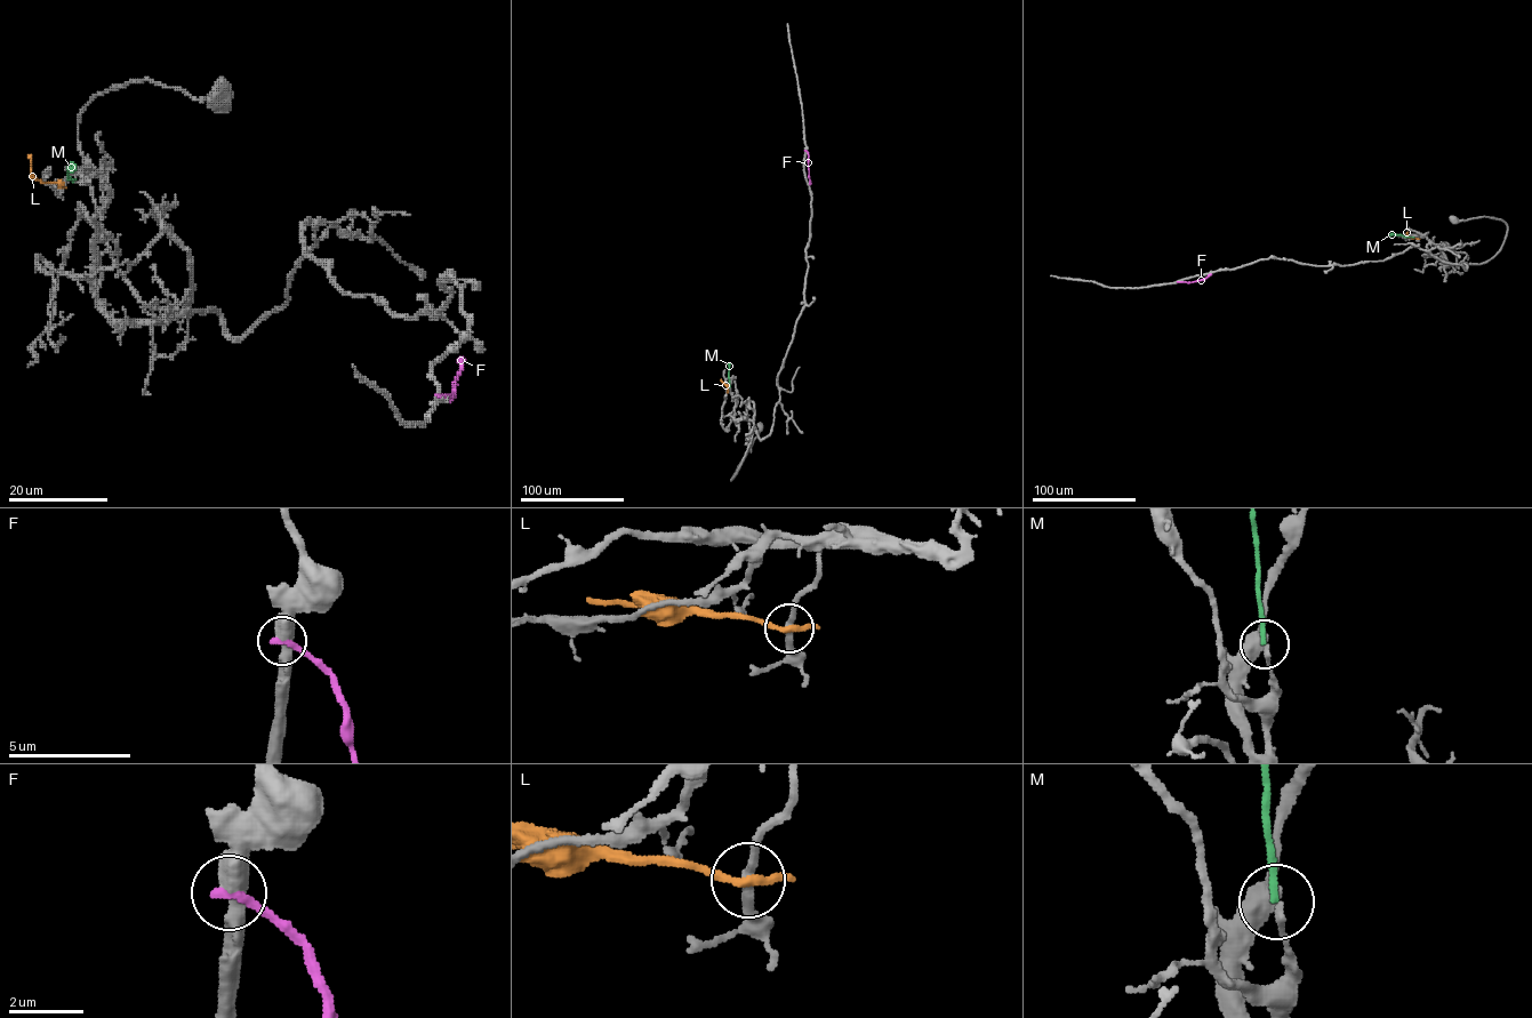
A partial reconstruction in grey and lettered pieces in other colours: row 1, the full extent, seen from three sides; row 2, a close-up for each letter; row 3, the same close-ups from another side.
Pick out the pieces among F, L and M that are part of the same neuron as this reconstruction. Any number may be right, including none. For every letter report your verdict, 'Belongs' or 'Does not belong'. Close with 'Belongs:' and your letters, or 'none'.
F: Does not belong
L: Does not belong
M: Does not belong
Belongs: none

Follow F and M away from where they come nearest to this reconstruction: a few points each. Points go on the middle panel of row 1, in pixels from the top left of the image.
F: (805, 150), (810, 184)
M: (730, 386), (729, 363)

